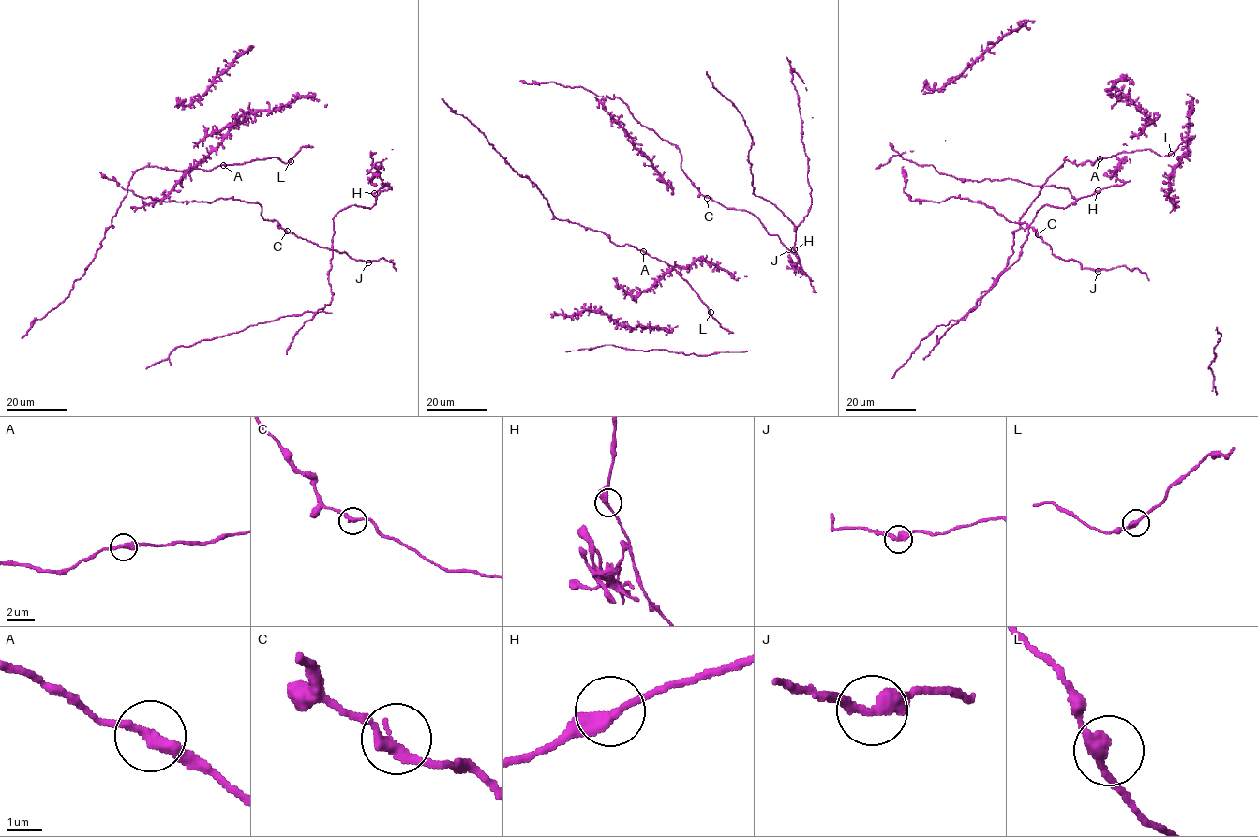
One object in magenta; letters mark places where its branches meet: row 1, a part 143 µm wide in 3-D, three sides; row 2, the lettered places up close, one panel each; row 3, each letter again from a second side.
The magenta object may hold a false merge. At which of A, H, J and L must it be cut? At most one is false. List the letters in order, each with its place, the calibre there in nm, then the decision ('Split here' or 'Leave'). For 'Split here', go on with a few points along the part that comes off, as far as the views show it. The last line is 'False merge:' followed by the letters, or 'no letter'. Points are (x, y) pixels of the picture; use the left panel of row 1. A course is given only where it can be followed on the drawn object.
A: Place: (223, 165). Thickness 320 nm. Leave
H: Place: (374, 193). Thickness 320 nm. Leave
J: Place: (368, 262). Thickness 320 nm. Leave
L: Place: (291, 161). Thickness 320 nm. Leave
False merge: no letter

